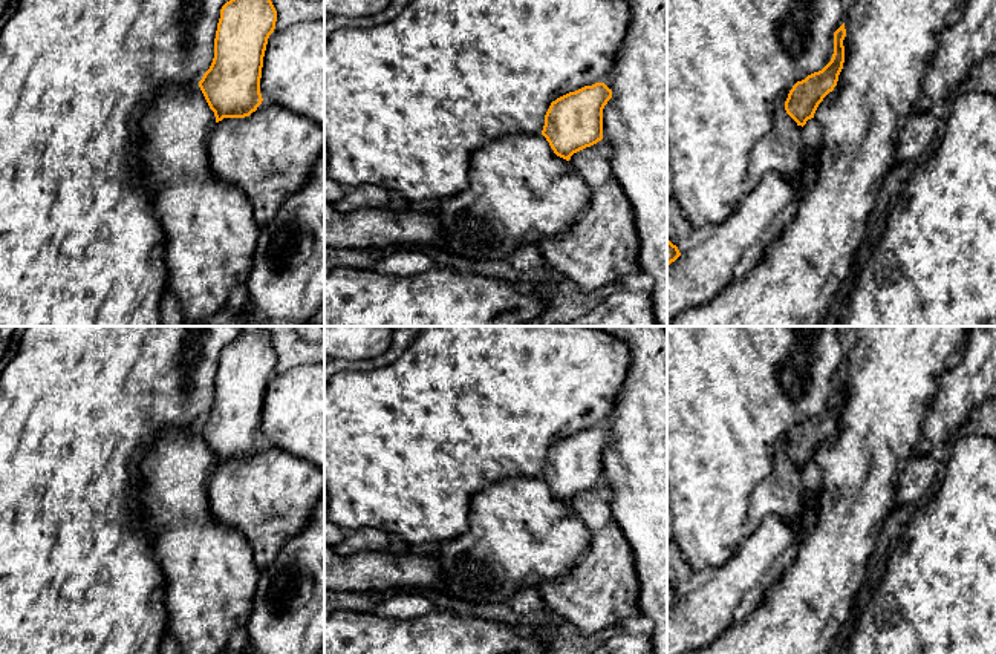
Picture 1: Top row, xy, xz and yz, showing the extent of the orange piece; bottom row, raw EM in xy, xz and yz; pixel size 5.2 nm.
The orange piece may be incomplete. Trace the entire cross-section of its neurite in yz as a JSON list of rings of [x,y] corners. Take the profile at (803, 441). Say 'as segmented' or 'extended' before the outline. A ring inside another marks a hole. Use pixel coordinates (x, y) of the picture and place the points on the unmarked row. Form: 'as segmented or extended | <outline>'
as segmented | [[[843,366],[834,375],[834,397],[831,404],[822,414],[797,424],[789,433],[785,444],[785,453],[797,466],[797,469],[803,470],[808,463],[814,461],[819,447],[837,429],[838,418],[845,406],[845,380],[846,372]]]

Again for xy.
as segmented | [[[260,326],[254,332],[242,332],[220,352],[214,381],[214,401],[199,424],[199,430],[214,455],[216,466],[223,461],[249,459],[262,447],[260,421],[269,378],[275,372],[277,354],[269,332]]]

